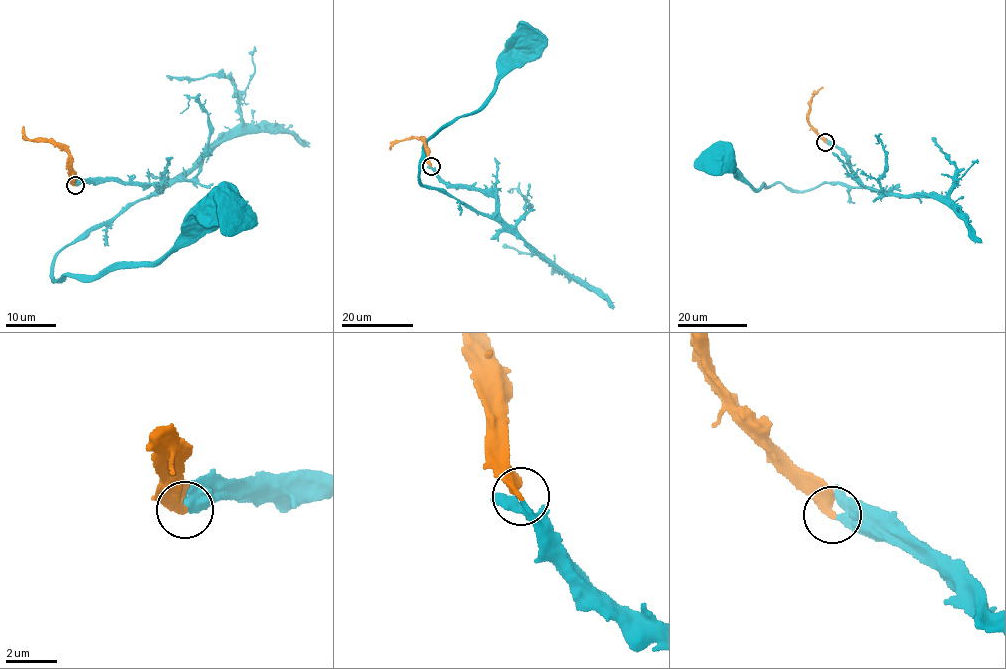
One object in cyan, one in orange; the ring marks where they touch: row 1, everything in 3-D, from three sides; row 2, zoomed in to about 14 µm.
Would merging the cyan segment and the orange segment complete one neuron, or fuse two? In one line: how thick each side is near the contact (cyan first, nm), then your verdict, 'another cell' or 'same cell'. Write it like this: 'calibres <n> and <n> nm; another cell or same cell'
calibres 320 and 400 nm; same cell

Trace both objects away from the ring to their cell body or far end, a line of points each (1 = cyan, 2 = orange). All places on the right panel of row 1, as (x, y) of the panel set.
1: (826, 142), (871, 189), (826, 181), (809, 189), (778, 182), (760, 190), (720, 158)
2: (826, 142), (812, 127), (808, 114), (813, 96), (823, 87)

